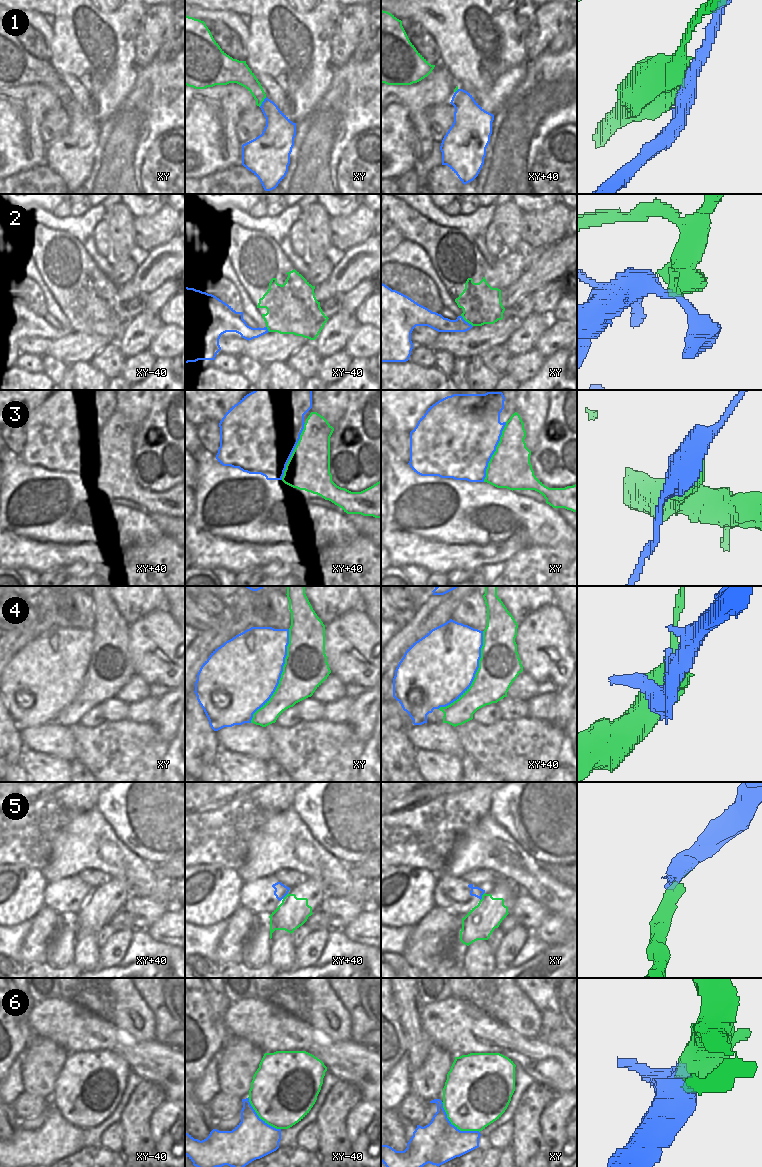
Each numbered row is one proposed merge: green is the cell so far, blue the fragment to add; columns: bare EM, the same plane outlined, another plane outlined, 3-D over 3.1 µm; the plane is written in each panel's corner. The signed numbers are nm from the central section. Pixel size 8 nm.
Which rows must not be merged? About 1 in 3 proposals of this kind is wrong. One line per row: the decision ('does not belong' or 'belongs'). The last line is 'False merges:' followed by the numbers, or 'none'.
1: does not belong
2: belongs
3: does not belong
4: belongs
5: belongs
6: belongs
False merges: 1, 3

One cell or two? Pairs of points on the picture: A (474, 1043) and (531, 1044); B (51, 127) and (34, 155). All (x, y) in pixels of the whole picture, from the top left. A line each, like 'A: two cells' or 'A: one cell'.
A: two cells
B: two cells

